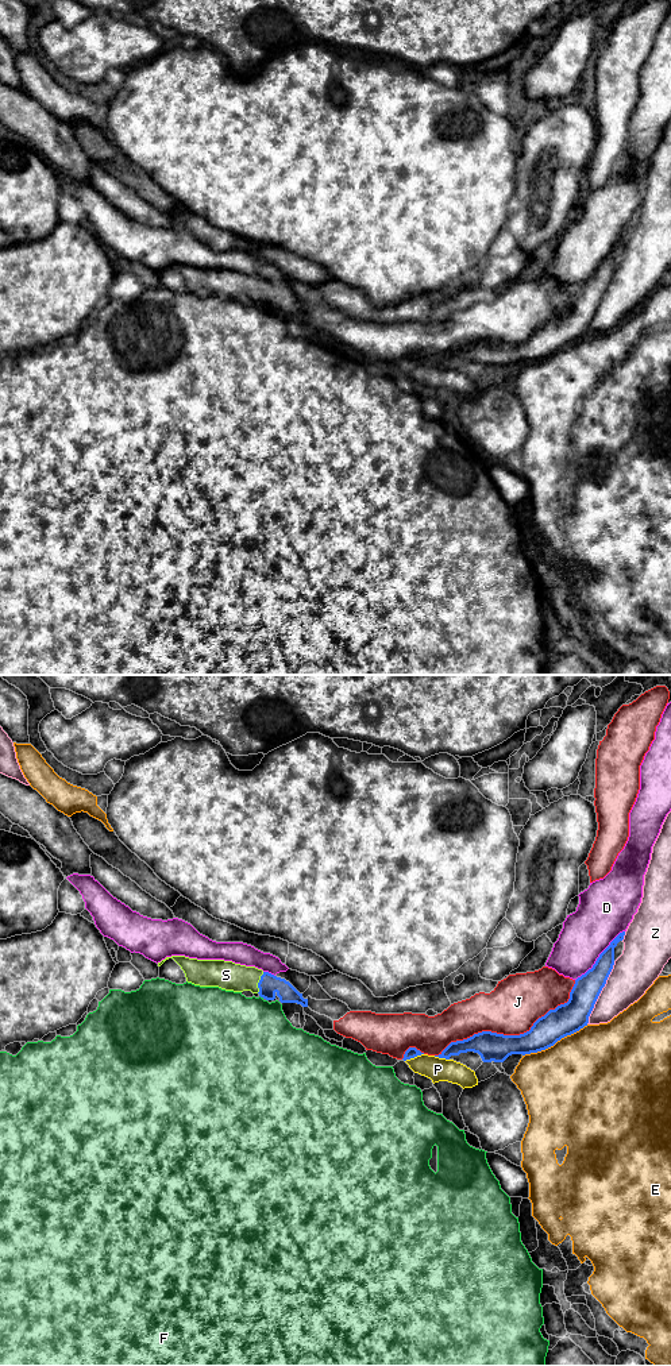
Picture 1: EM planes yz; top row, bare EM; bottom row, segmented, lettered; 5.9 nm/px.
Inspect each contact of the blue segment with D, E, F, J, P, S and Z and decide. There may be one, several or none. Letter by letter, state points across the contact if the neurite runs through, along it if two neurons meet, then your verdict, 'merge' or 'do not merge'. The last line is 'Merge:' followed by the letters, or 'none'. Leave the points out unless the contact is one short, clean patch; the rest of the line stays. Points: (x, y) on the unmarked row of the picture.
D: do not merge
E: do not merge
F: do not merge
J: do not merge
P: border along yz (423, 362), (405, 370); do not merge
S: runs through yz (269, 293), (258, 292), (253, 288), (226, 284); merge
Z: do not merge
Merge: S

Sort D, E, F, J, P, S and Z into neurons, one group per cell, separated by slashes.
D / E / F / J / P / S / Z

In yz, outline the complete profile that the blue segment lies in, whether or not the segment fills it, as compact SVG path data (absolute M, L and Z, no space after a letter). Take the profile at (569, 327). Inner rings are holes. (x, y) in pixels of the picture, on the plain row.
M625 240L620 242L599 263L593 277L575 289L568 310L539 327L529 340L520 344L482 340L467 348L451 351L435 366L450 368L451 364L474 360L483 371L504 371L512 363L525 364L545 359L579 340L589 332L594 313L613 278L614 256L624 244Z

